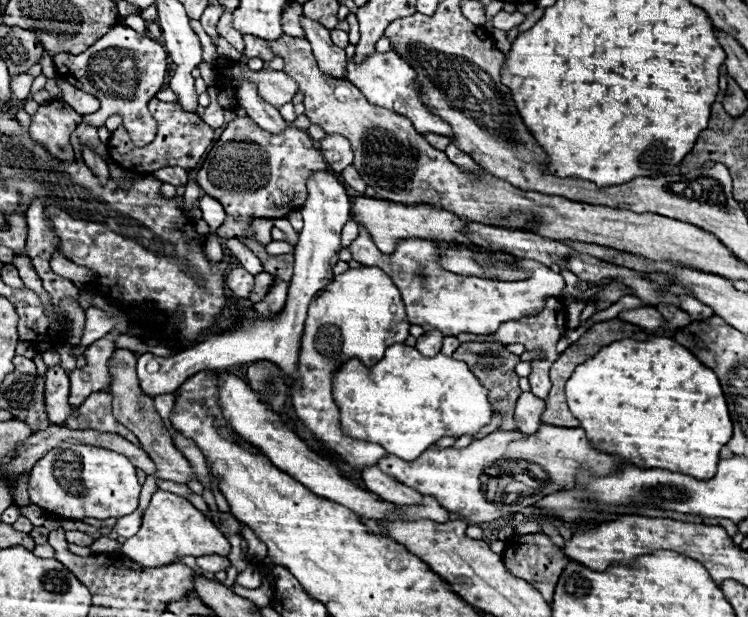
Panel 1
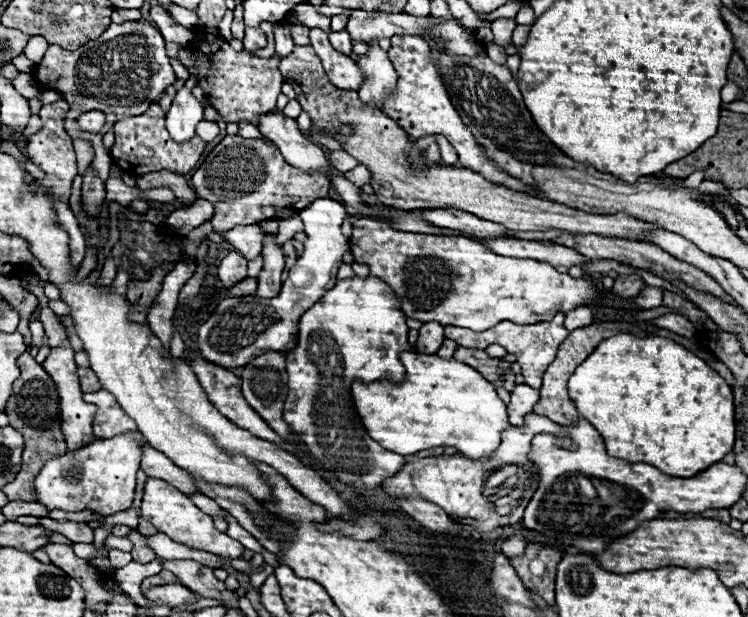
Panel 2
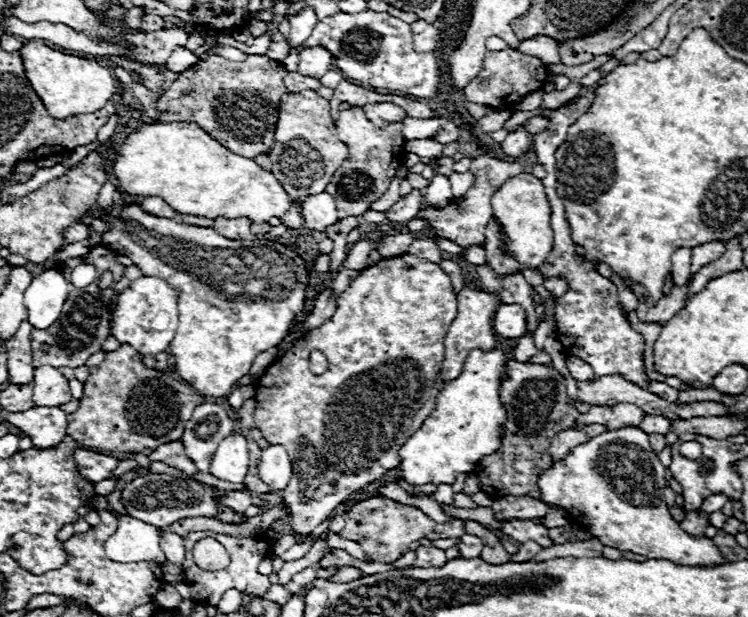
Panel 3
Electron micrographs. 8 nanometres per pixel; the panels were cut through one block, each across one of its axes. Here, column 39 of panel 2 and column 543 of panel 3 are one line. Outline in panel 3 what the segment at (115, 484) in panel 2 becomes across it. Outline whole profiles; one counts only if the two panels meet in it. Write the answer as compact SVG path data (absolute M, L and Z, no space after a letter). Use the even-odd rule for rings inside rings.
M636 426L608 430L600 436L590 438L588 442L572 448L572 452L564 460L554 462L554 466L538 478L538 486L542 492L544 504L558 504L570 512L578 512L578 514L586 516L584 526L588 526L590 532L604 546L612 546L622 552L636 552L636 554L642 554L648 558L664 558L664 560L672 560L674 564L684 564L684 566L720 566L720 564L730 562L714 546L712 538L692 536L692 534L684 532L678 526L678 522L672 520L668 506L664 502L666 468L660 464L658 454L652 452L652 448L648 444L648 434Z

